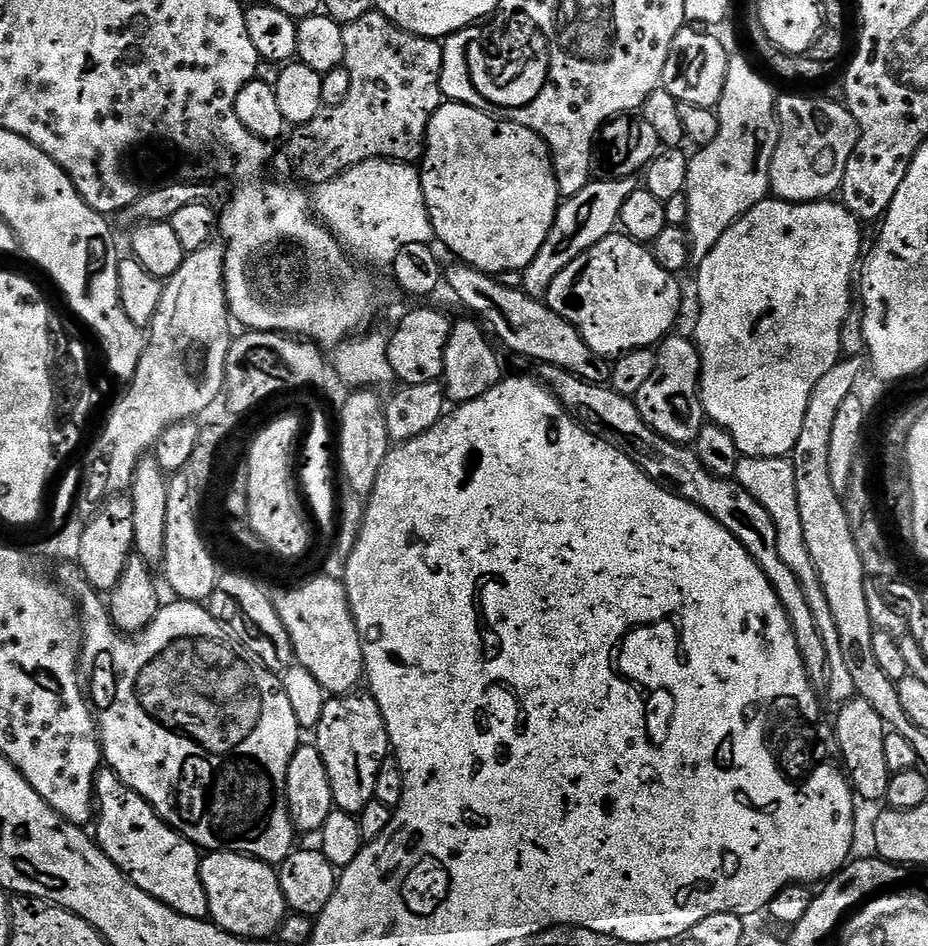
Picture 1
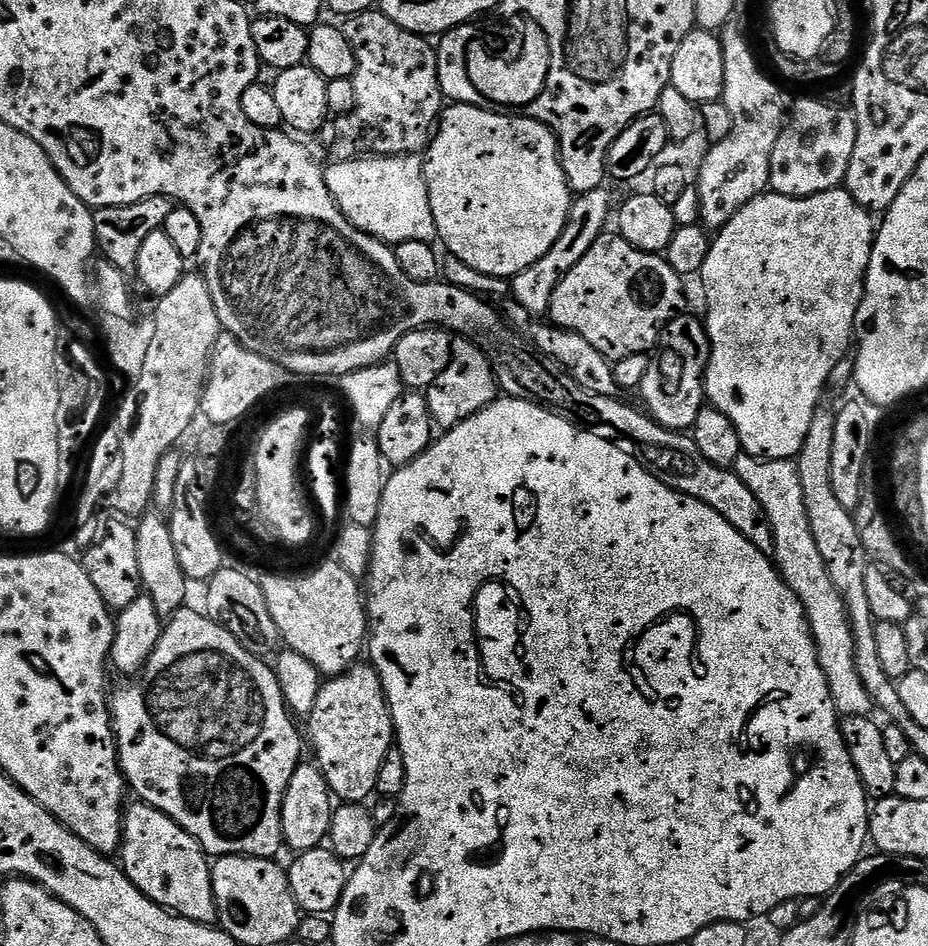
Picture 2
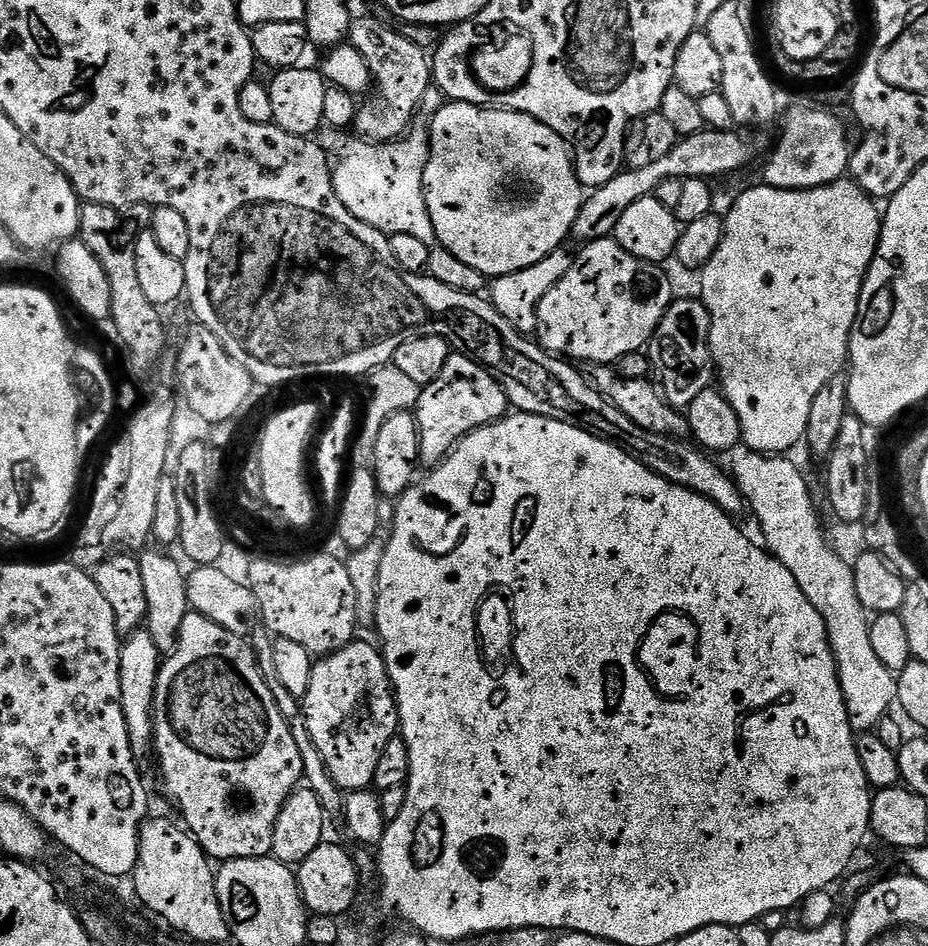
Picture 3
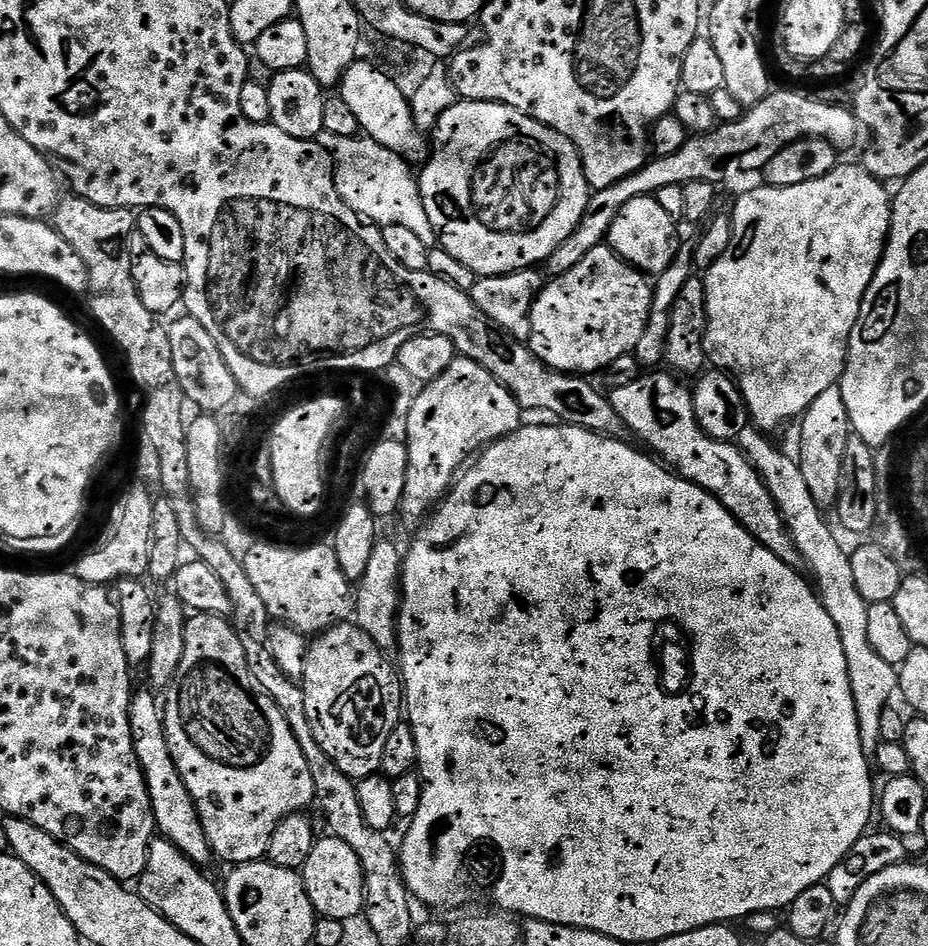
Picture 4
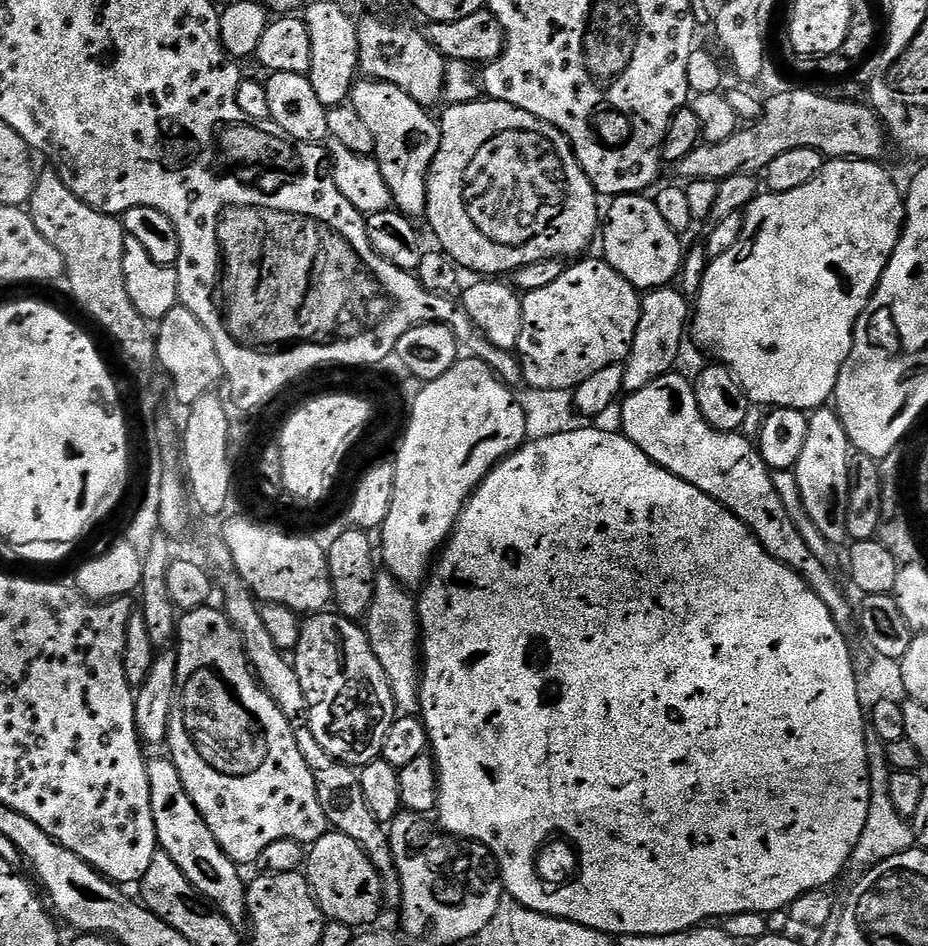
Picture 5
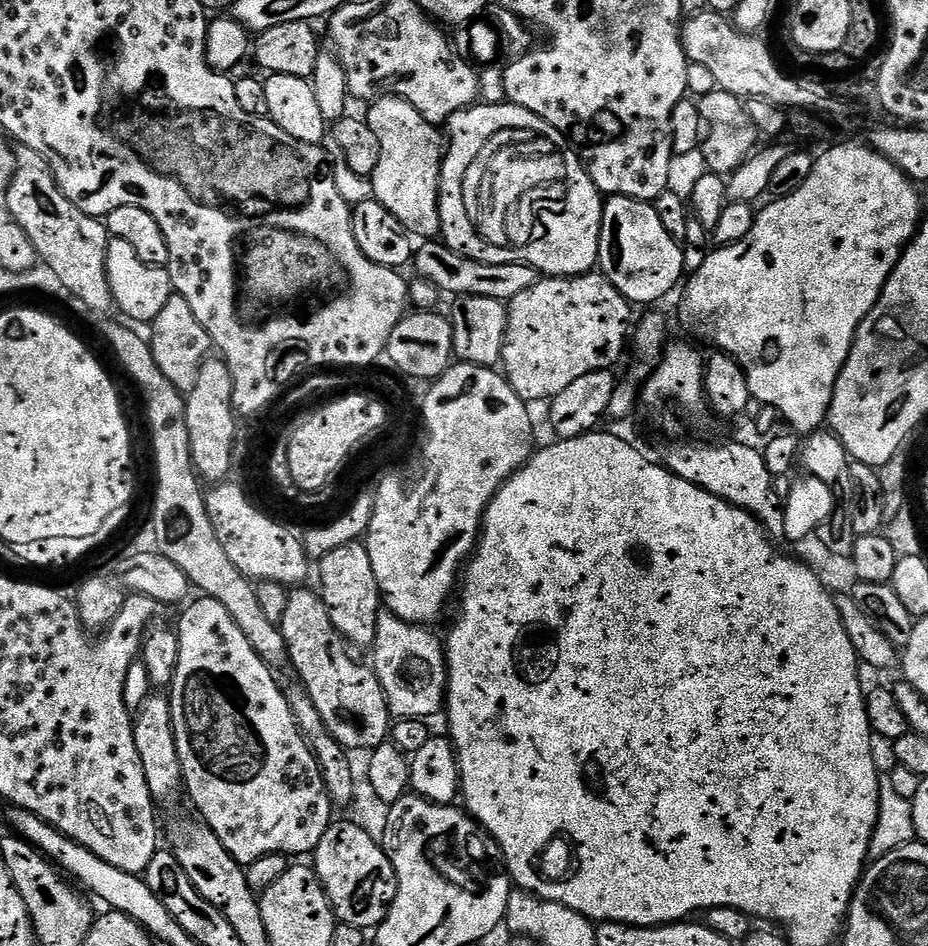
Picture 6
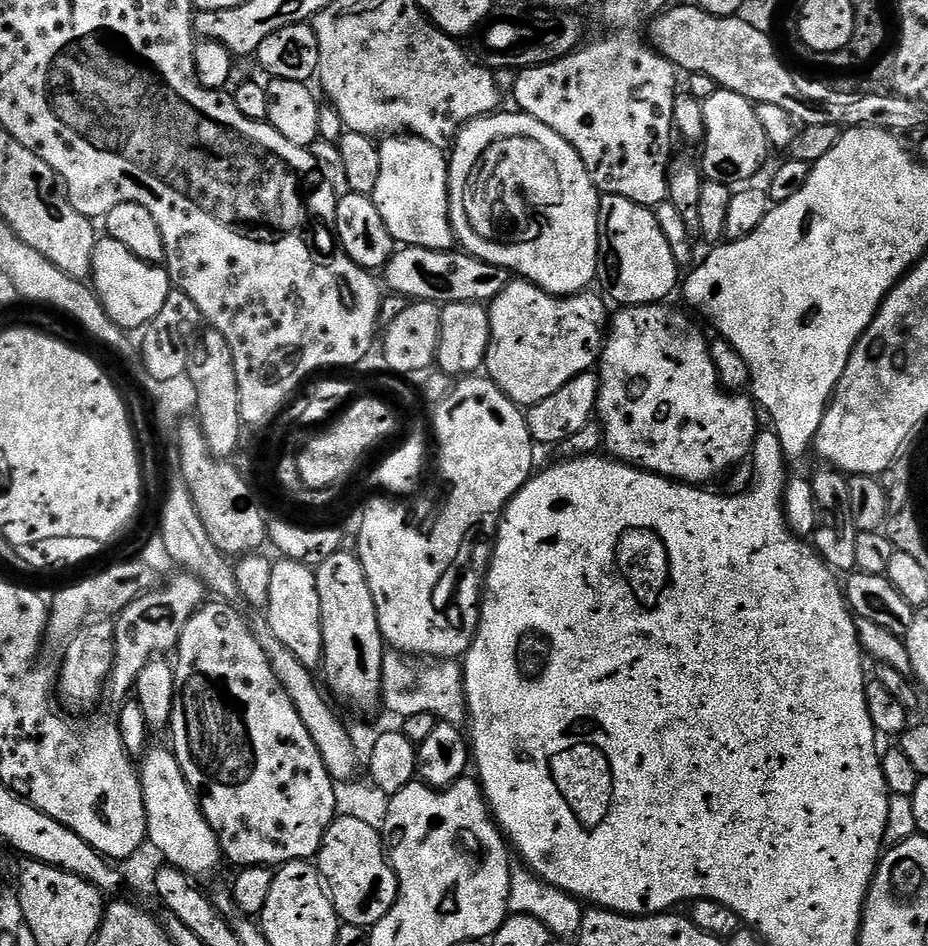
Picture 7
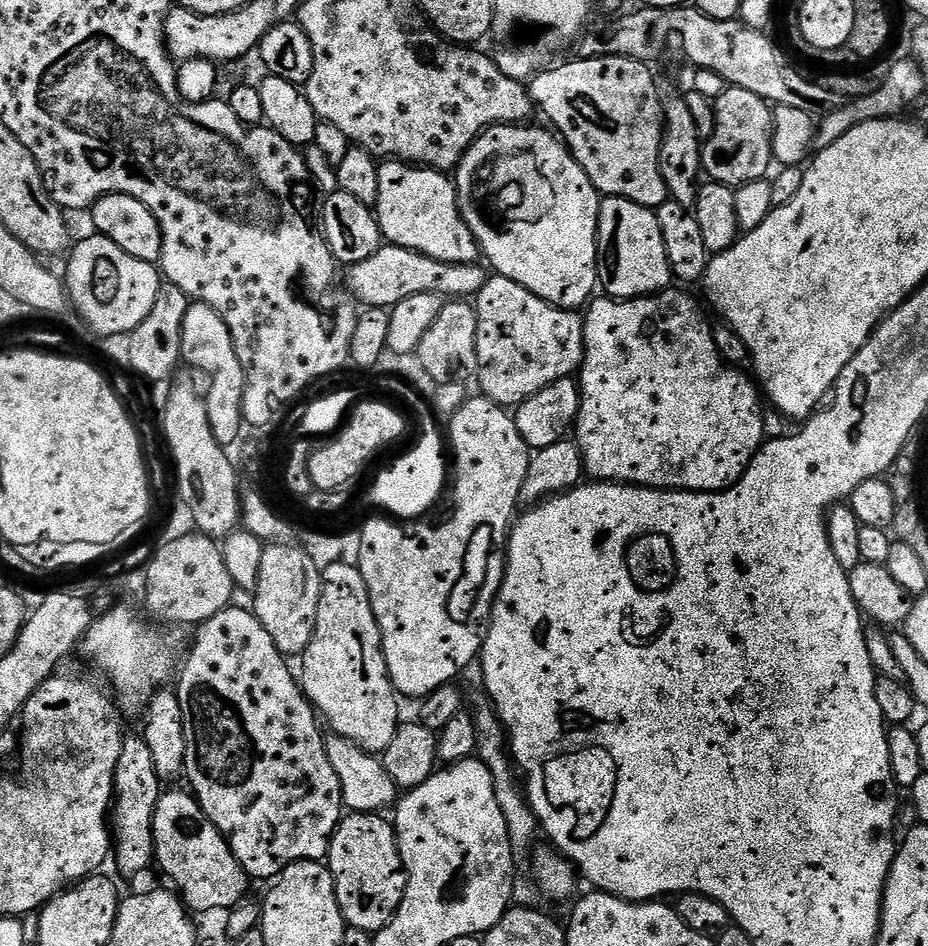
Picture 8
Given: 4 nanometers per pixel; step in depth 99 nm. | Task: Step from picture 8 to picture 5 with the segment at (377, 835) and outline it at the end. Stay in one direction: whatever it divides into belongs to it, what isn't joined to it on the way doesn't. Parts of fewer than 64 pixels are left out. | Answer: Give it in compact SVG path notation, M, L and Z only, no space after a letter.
M330 830L318 838L306 852L306 875L312 886L312 895L319 902L328 920L346 922L353 926L372 926L380 916L380 904L385 903L384 882L374 862L364 853L364 848L346 838L346 834Z

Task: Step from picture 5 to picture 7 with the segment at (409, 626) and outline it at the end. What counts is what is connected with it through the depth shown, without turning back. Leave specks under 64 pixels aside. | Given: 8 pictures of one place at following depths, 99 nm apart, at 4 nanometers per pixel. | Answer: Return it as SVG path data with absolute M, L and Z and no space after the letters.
M387 651L383 658L381 701L385 709L405 718L412 714L434 713L441 723L463 727L468 721L463 665L456 660Z

